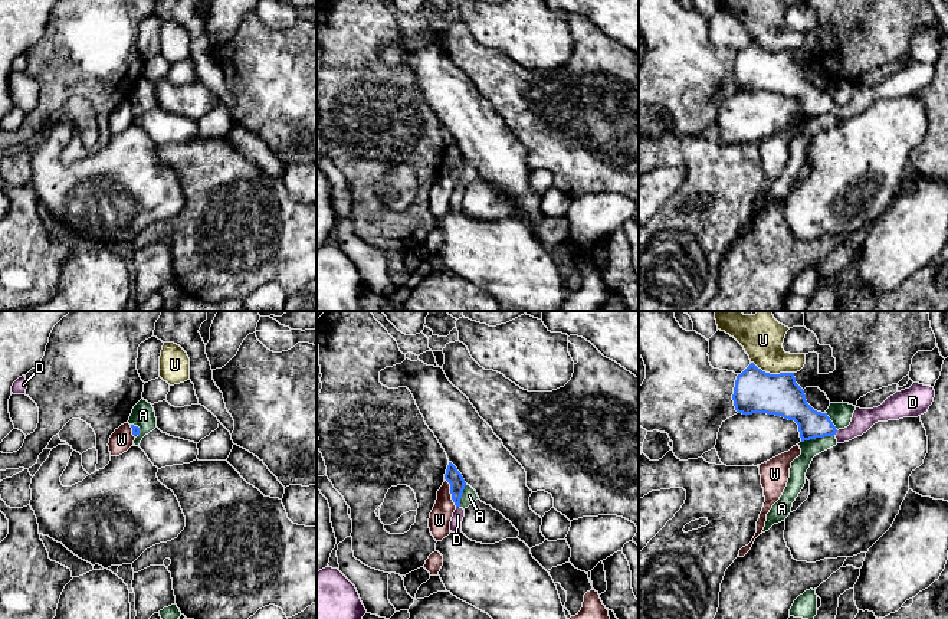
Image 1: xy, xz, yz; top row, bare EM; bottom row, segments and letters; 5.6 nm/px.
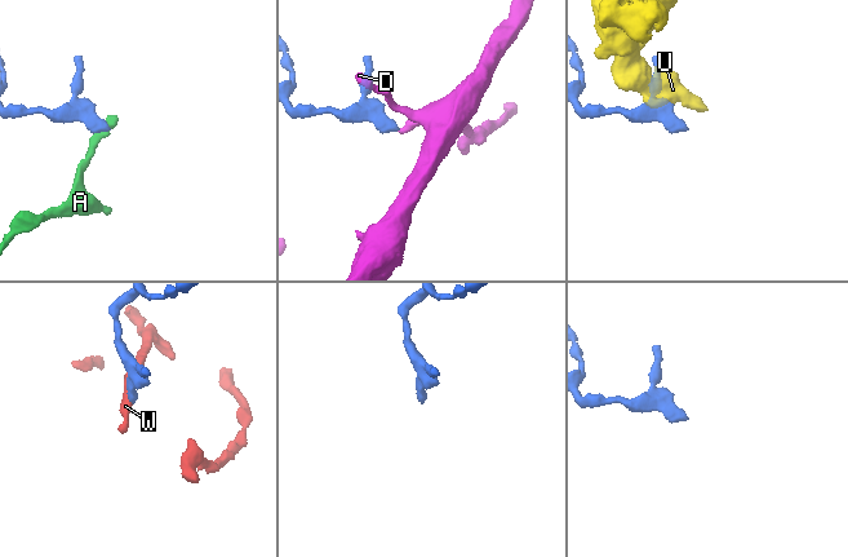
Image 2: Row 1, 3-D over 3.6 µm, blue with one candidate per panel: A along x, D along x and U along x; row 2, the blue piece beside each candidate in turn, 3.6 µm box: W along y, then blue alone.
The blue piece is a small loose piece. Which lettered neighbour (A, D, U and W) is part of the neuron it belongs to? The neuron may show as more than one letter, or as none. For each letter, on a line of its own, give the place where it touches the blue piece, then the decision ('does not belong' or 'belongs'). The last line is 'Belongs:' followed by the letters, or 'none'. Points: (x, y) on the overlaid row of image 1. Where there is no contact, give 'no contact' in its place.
A: meets blue in yz at (817, 436); does not belong
D: meets blue in yz at (835, 434); belongs
U: meets blue in yz at (773, 374); does not belong
W: meets blue in xz at (450, 493); does not belong
Belongs: D

